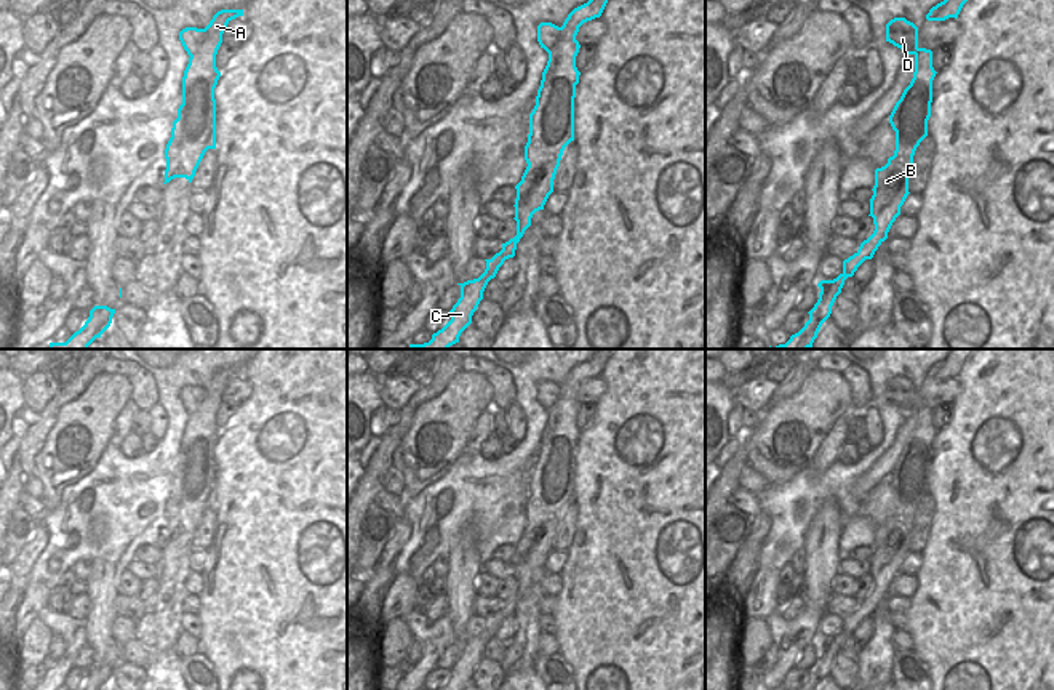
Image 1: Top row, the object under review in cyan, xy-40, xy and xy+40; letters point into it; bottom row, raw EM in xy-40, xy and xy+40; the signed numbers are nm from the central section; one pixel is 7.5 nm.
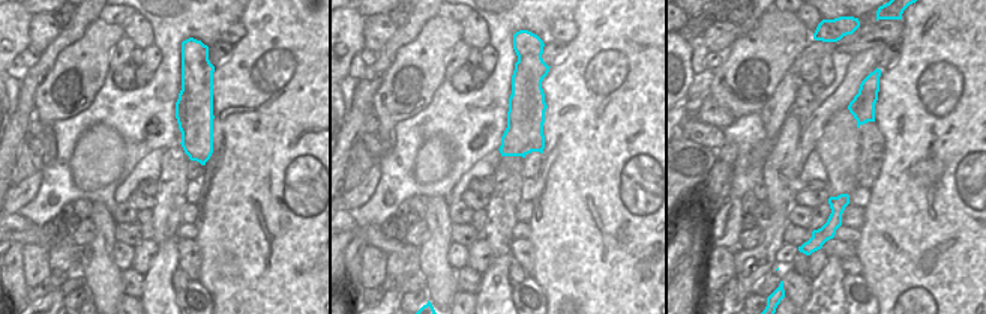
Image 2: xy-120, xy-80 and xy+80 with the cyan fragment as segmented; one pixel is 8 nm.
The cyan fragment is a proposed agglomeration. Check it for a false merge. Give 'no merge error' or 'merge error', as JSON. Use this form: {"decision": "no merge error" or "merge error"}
{"decision": "merge error"}

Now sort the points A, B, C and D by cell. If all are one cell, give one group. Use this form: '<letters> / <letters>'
A B C / D

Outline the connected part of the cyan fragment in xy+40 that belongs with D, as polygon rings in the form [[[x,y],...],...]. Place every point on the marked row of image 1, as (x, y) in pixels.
[[[894,18],[886,24],[886,42],[910,54],[918,50],[918,27],[905,18]]]

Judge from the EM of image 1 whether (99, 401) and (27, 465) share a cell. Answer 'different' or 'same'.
different

